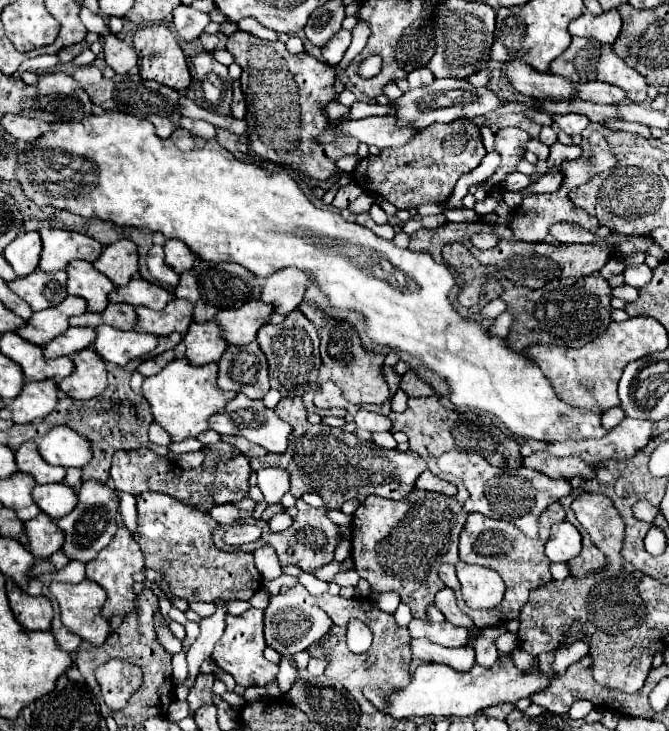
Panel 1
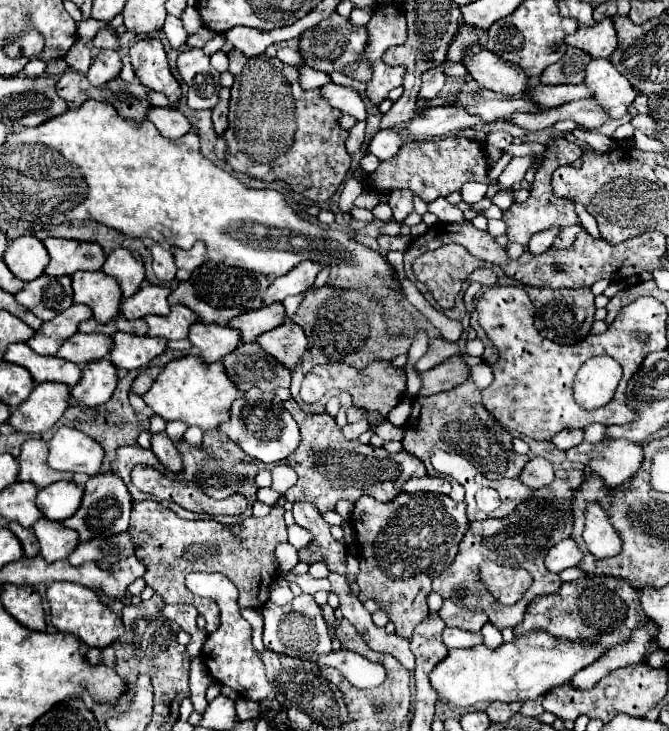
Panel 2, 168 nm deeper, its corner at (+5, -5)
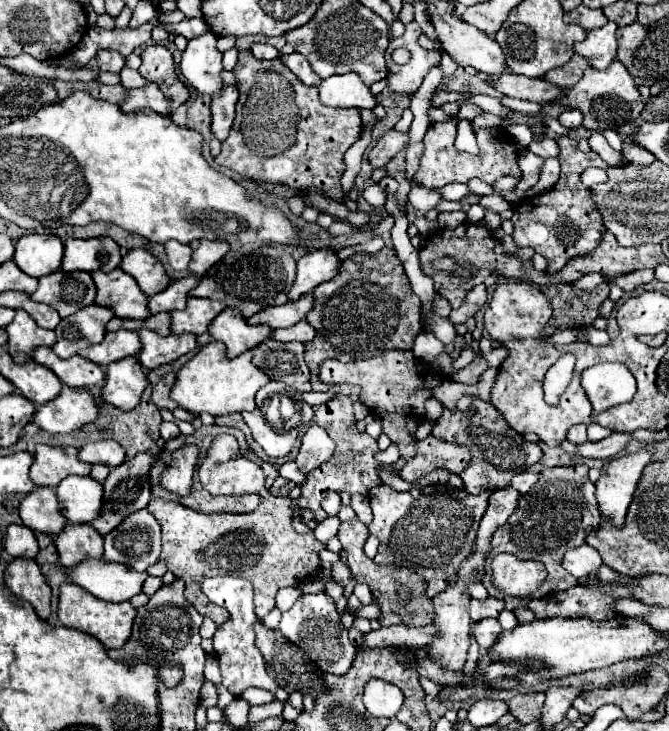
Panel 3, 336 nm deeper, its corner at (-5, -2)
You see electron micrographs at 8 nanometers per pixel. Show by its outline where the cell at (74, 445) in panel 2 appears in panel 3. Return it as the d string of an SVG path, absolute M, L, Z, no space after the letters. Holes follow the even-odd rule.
M104 439L104 441L96 441L96 443L86 443L78 451L78 459L86 461L90 465L102 463L102 465L108 465L108 467L118 467L118 465L124 463L126 451L116 441Z

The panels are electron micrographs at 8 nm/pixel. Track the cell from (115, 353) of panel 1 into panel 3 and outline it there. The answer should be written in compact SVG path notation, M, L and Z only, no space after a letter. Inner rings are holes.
M150 329L138 331L140 341L142 341L142 351L138 355L138 361L146 369L154 369L166 363L176 361L178 357L194 351L198 347L196 335L168 335L160 337L158 333Z

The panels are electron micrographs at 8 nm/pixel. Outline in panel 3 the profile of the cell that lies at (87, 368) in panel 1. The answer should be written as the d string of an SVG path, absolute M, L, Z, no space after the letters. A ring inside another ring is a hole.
M126 357L106 367L106 383L102 387L102 399L122 411L130 411L140 403L140 397L148 385L148 377L136 357Z

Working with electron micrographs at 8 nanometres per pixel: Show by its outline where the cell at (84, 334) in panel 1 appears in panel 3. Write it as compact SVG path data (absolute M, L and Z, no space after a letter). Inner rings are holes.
M116 331L116 333L106 333L104 341L98 345L92 345L84 357L106 367L114 361L120 361L130 355L138 355L142 349L138 331Z

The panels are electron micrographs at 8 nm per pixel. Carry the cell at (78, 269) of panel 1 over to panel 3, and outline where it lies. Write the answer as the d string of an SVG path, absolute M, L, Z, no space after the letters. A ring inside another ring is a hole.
M120 267L110 273L92 273L92 277L98 289L96 303L112 309L116 317L146 319L152 315L148 309L148 295L144 295L136 279Z

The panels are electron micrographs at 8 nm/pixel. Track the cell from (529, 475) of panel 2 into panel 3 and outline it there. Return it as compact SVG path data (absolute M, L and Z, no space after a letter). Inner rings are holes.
M518 473L518 475L510 481L510 487L524 495L524 493L528 491L528 487L534 485L534 481L538 481L538 473Z

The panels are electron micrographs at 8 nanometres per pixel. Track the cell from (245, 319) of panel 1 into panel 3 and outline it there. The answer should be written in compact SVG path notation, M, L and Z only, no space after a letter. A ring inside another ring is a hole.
M308 293L308 295L300 297L298 301L288 301L286 305L266 307L264 311L250 317L248 323L252 323L252 325L270 325L272 329L290 327L290 325L302 321L312 307L314 307L314 297L312 297L312 293Z

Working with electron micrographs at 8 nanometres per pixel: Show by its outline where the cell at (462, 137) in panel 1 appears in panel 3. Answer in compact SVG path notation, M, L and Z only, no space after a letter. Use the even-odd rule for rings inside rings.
M466 103L460 107L460 111L450 117L448 121L442 121L442 123L432 123L424 135L424 155L420 159L420 169L418 173L414 175L416 183L422 185L422 187L428 187L428 189L442 189L444 185L448 183L468 183L470 179L478 177L482 181L486 181L488 185L492 185L496 179L504 177L504 175L510 175L510 177L516 177L520 179L522 177L522 171L518 167L518 155L520 155L520 149L518 149L518 143L516 139L506 131L506 129L494 129L494 127L480 127L480 129L474 129L476 131L476 139L478 139L478 155L470 155L470 153L464 153L464 151L458 151L454 147L454 139L456 139L456 123L466 119L466 121L472 121L478 113L482 113L480 107L476 107L474 103Z

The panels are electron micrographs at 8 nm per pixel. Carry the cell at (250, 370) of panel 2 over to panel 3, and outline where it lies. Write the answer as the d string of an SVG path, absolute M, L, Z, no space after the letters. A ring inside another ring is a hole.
M266 339L260 343L254 353L254 365L258 365L270 379L294 385L298 391L312 391L310 371L304 363L304 345L298 341L276 341Z

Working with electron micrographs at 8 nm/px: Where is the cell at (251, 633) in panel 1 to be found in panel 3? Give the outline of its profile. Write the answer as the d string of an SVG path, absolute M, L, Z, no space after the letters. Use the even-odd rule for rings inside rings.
M214 577L214 579L206 579L202 583L202 591L212 603L228 609L228 613L230 613L230 621L220 625L218 631L214 633L214 651L216 651L218 661L220 661L222 685L234 697L240 697L242 691L248 689L248 687L262 687L262 689L275 694L278 685L266 673L264 657L254 645L256 613L254 613L254 603L252 603L252 585L250 585L250 581L240 579L240 577Z

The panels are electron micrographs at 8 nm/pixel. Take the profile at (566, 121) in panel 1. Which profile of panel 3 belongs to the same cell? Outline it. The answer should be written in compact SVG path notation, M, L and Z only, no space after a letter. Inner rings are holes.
M566 109L560 117L558 117L560 125L568 127L568 129L574 129L574 127L580 127L582 125L582 113L578 113L578 109Z

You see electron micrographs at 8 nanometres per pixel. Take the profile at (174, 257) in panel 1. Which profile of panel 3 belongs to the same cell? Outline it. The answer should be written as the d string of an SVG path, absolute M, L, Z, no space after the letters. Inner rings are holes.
M202 239L192 255L190 261L190 273L194 273L196 277L202 277L216 261L220 261L226 253L228 253L230 245L226 241L208 241Z

